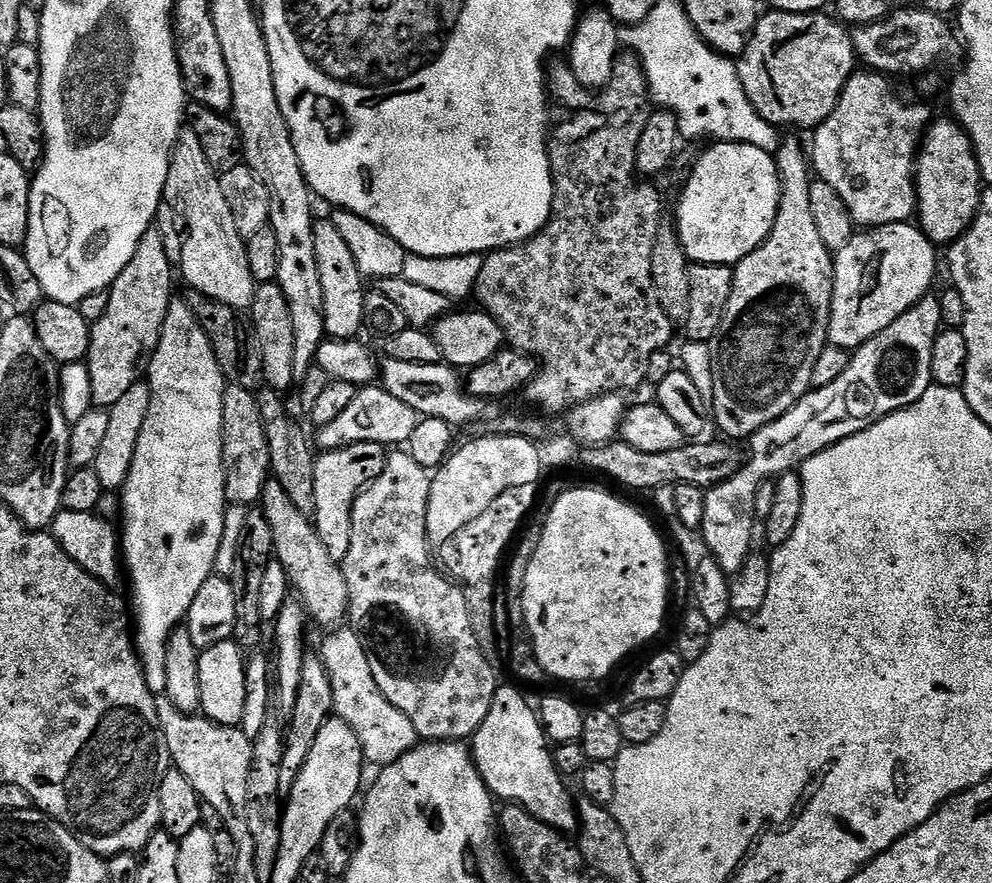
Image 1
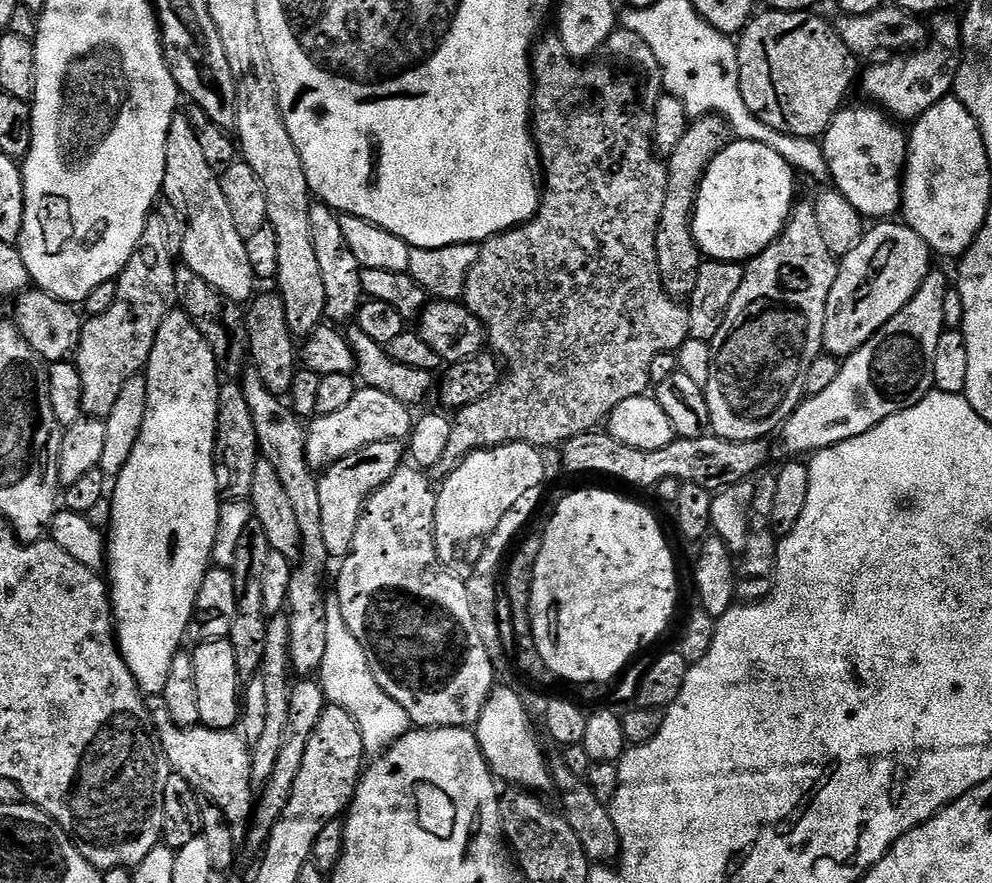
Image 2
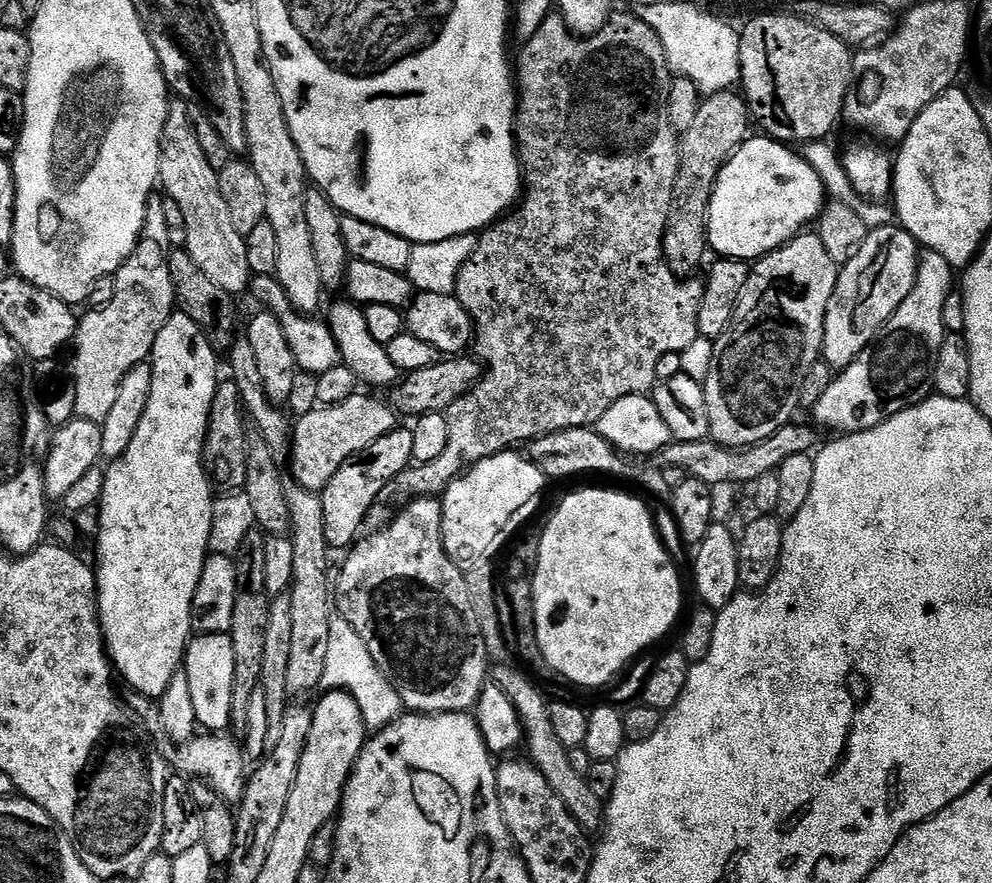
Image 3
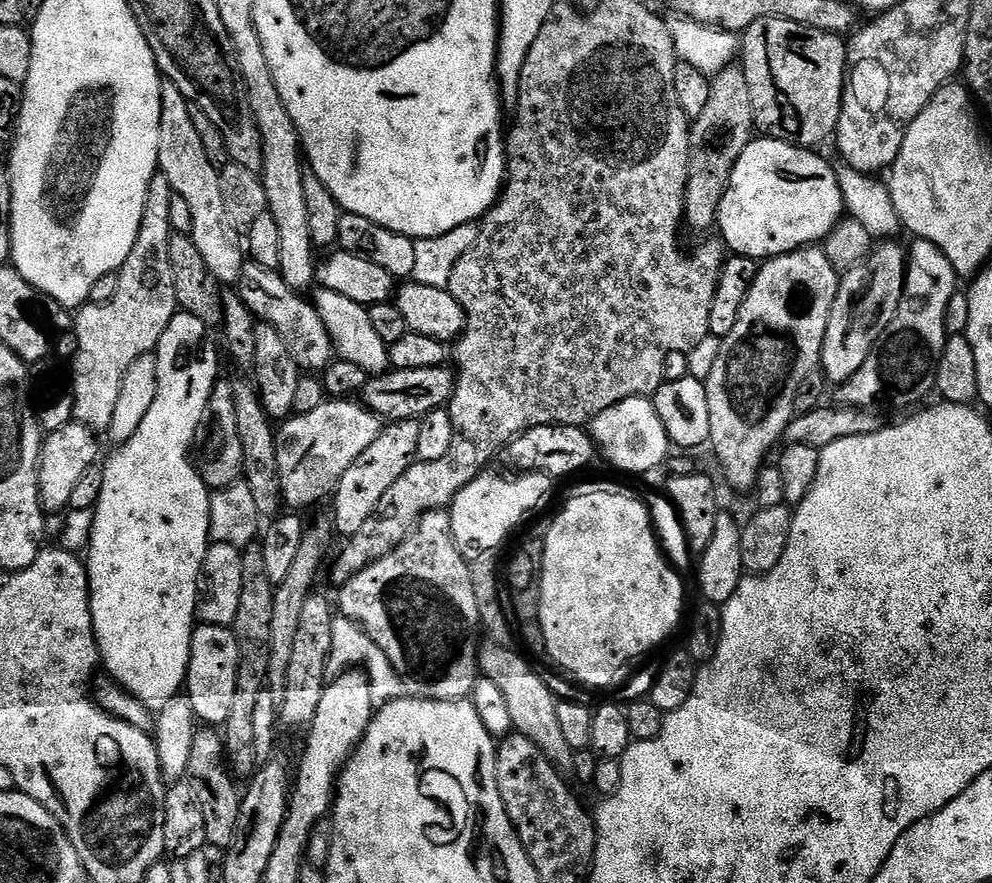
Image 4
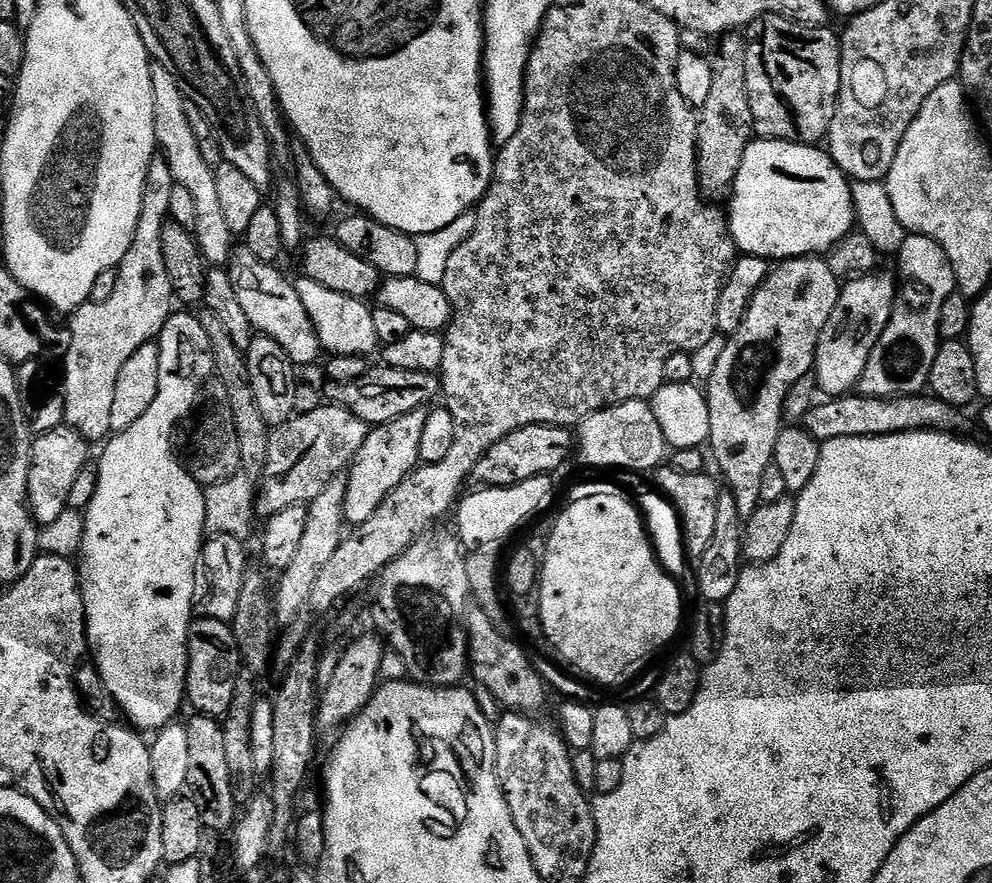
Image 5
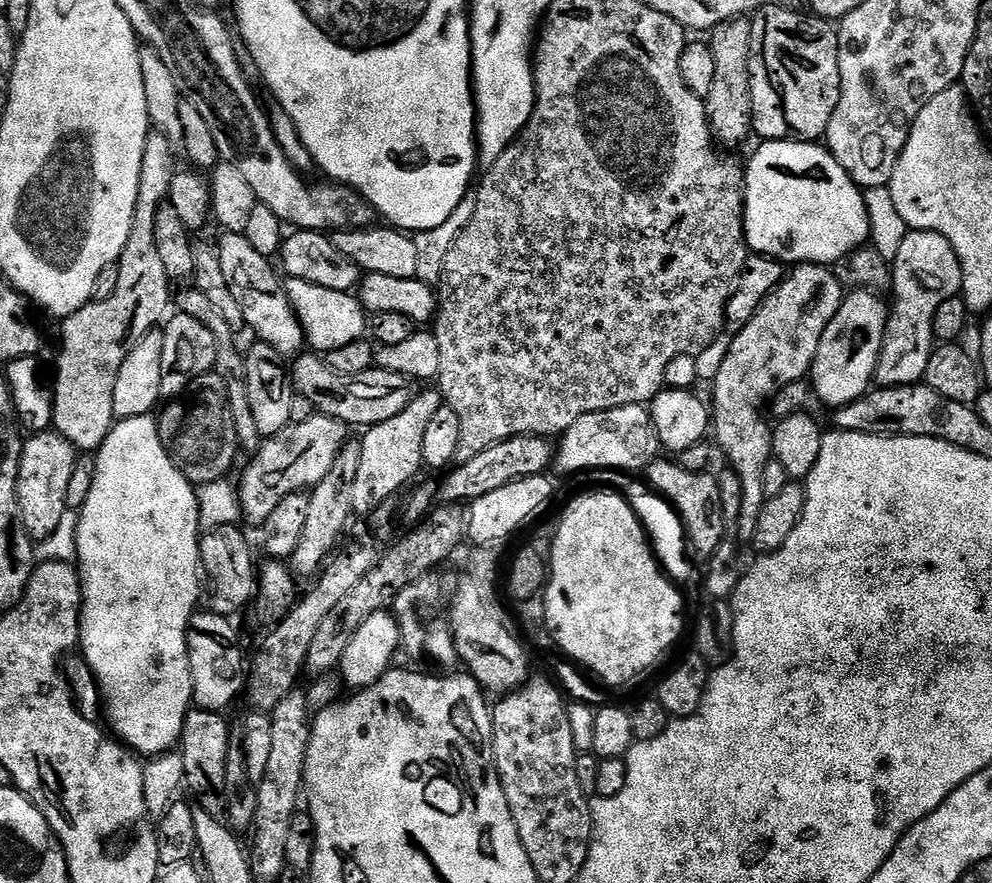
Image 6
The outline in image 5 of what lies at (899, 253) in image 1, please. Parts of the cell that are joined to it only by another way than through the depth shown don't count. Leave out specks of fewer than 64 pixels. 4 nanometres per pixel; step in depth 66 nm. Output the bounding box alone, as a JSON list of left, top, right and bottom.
[814,270,897,397]

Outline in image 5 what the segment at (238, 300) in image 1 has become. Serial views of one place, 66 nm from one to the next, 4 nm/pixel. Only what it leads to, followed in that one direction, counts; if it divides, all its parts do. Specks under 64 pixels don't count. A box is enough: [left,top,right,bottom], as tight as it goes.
[151,66,234,266]

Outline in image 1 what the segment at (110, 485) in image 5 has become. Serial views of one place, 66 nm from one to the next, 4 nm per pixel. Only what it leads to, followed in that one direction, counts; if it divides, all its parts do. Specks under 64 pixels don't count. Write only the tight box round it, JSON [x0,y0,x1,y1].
[122,298,226,694]

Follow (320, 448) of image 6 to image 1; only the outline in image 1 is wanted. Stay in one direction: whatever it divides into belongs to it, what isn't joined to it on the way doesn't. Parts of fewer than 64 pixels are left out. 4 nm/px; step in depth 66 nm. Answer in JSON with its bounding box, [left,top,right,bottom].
[319,386,417,450]

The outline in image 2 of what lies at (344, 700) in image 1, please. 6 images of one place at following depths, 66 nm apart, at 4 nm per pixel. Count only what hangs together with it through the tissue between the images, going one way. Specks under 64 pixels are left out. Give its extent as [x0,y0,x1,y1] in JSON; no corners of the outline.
[318,598,412,754]

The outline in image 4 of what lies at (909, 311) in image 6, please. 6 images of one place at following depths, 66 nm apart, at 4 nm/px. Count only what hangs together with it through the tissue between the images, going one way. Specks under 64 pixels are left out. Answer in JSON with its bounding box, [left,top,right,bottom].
[839,238,958,410]

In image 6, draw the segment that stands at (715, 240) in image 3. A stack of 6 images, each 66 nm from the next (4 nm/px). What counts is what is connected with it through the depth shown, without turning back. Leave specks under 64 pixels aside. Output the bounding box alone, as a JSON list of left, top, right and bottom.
[744,140,870,266]

